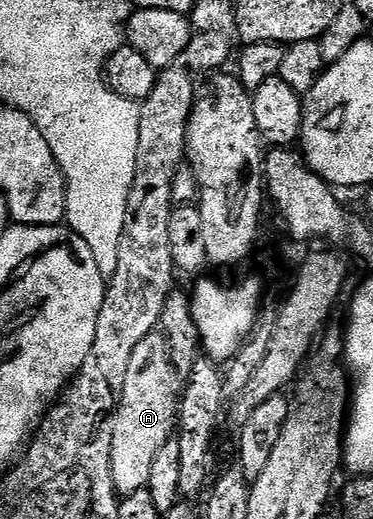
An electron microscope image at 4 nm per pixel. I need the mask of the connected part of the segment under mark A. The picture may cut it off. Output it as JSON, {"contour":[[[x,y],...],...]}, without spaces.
{"contour":[[[154,332],[139,340],[131,364],[127,364],[127,380],[123,380],[111,436],[110,476],[118,495],[126,496],[148,487],[155,456],[174,437],[177,429],[177,407],[182,389],[183,382],[171,364],[171,352],[164,334]]]}

